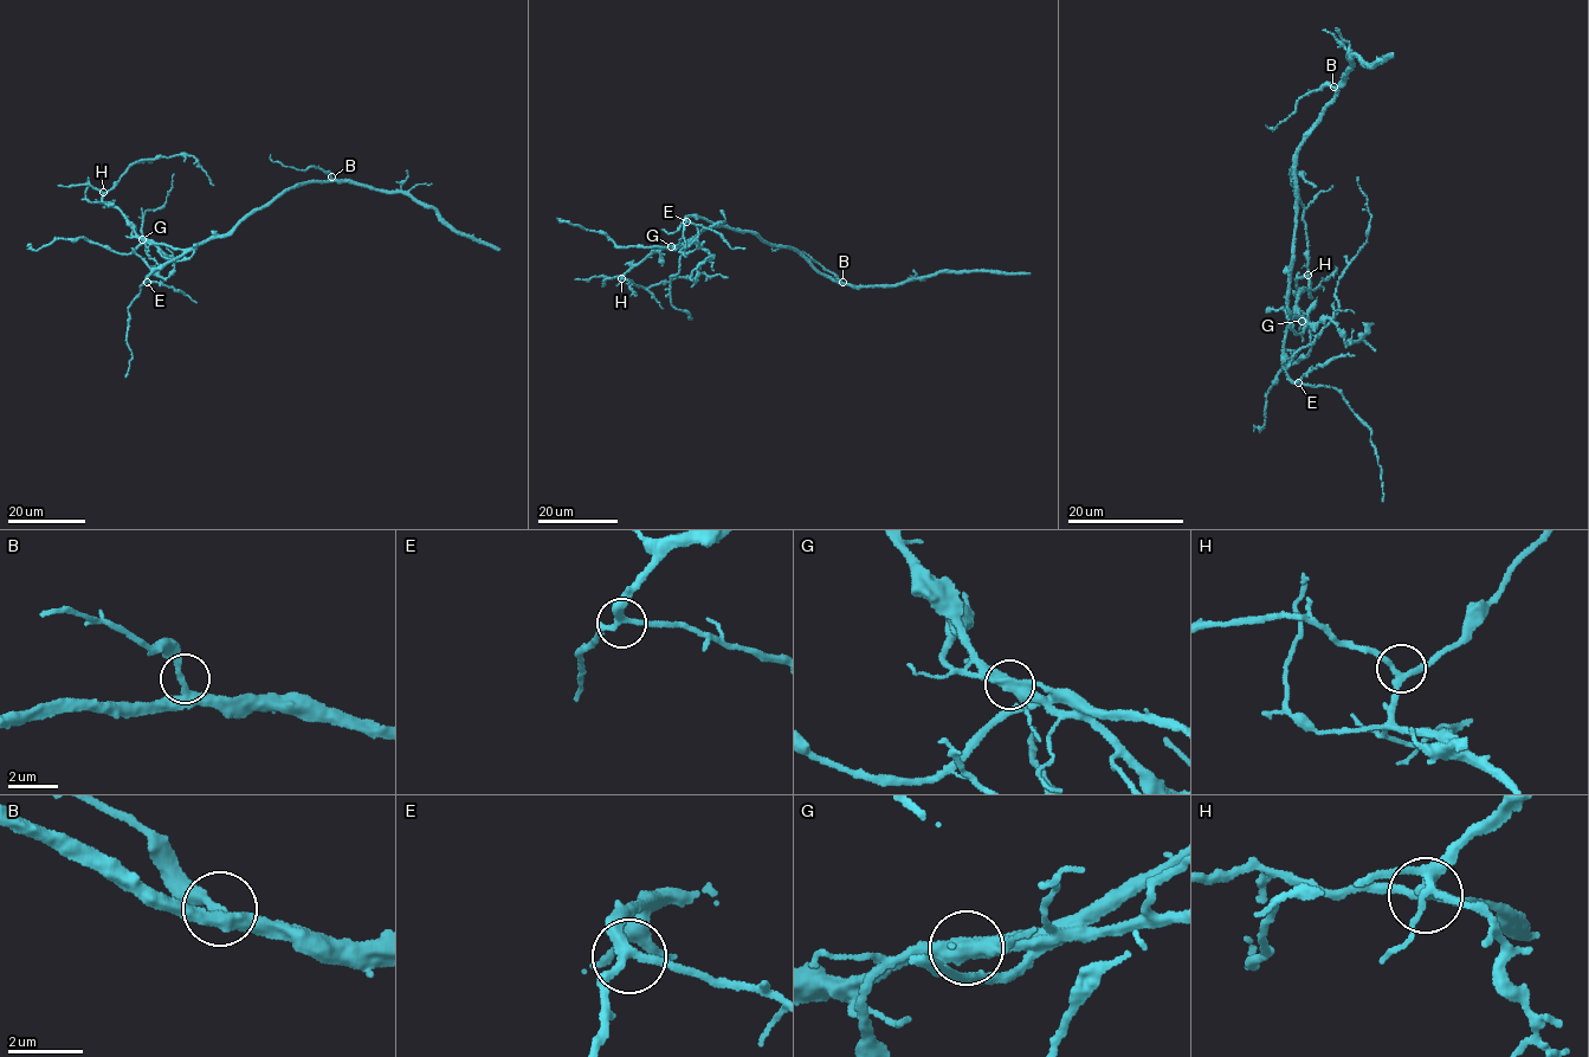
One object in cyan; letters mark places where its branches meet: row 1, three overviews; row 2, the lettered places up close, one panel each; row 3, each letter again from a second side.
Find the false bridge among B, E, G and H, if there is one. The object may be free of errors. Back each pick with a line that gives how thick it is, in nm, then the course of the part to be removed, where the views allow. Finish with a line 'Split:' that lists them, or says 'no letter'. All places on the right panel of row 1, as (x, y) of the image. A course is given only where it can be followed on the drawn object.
G: 400 nm thick; foreign part runs (1302, 321), (1297, 297), (1309, 288), (1307, 237), (1304, 205), (1291, 182), (1294, 167), (1292, 171), (1316, 186)
Split: G

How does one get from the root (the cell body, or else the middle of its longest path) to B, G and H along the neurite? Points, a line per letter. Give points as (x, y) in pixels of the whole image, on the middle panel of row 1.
B: (756, 234), (773, 245), (792, 247), (806, 257), (819, 272), (843, 282)
G: (756, 234), (716, 225), (671, 246)
H: (756, 234), (724, 225), (710, 226), (683, 243), (650, 255), (621, 278)

